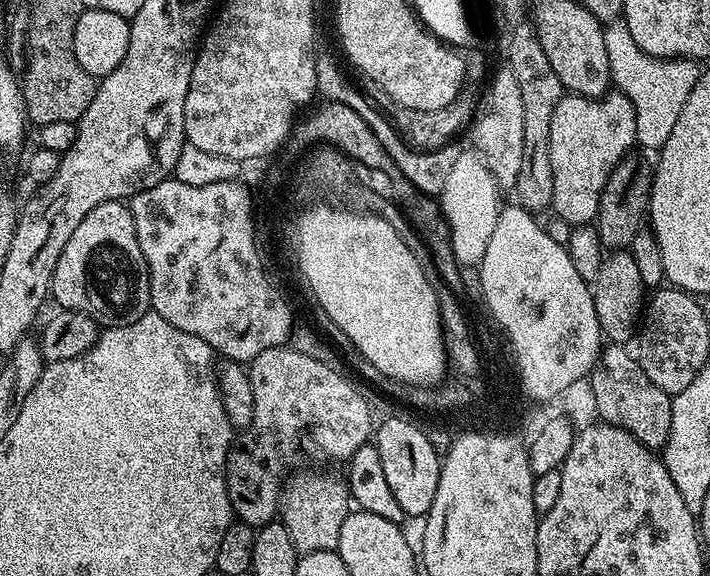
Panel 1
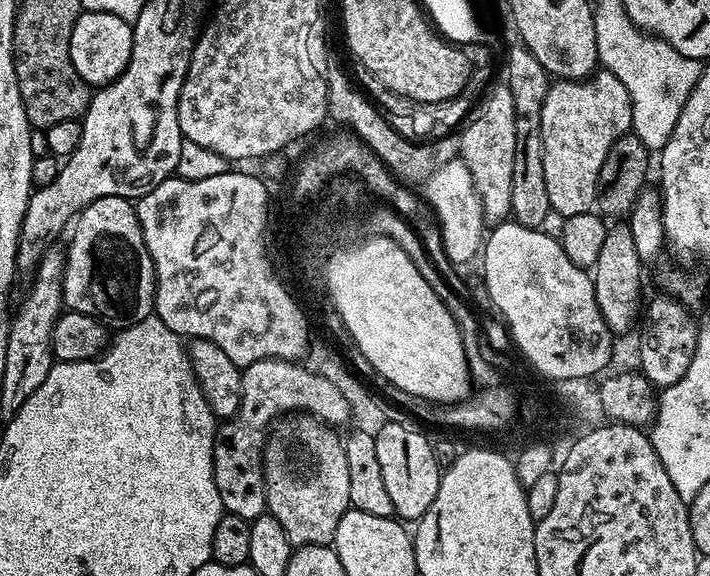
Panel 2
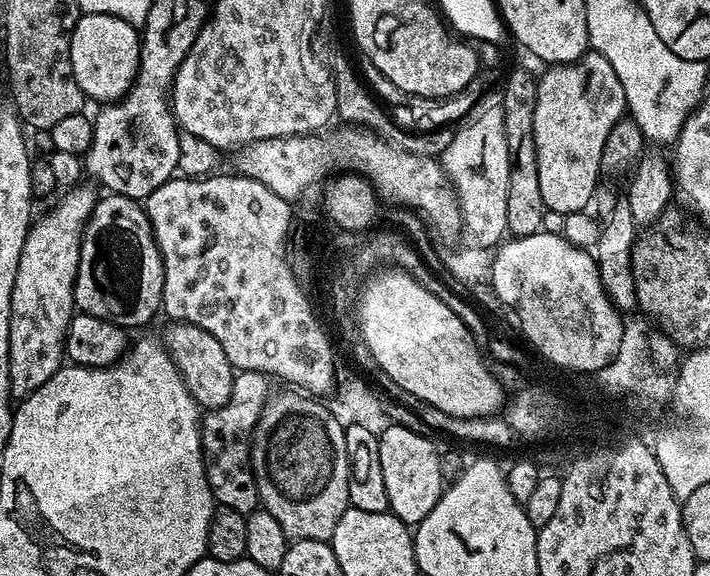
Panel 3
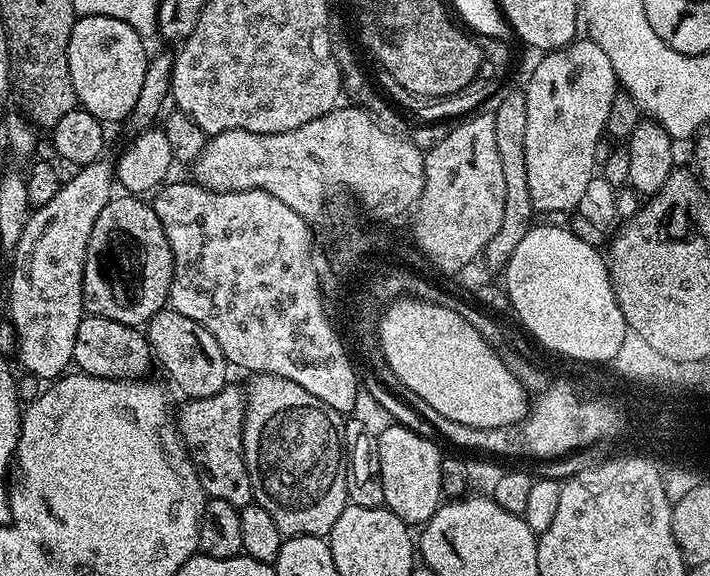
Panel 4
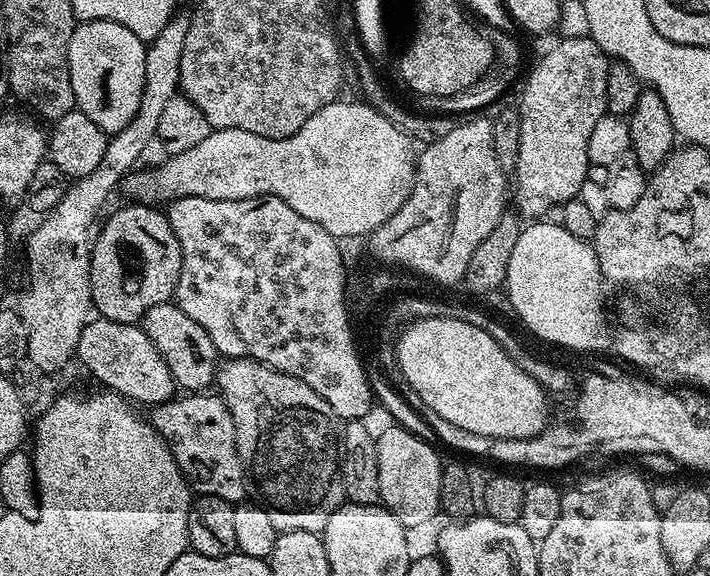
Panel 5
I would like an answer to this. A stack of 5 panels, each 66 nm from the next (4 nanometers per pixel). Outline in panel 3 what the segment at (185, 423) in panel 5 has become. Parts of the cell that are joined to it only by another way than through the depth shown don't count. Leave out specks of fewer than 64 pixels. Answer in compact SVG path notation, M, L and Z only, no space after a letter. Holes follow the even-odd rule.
M237 371L232 378L232 396L226 406L203 413L200 437L204 447L204 465L217 505L242 513L257 511L256 479L252 473L252 431L270 395L269 377L263 372Z

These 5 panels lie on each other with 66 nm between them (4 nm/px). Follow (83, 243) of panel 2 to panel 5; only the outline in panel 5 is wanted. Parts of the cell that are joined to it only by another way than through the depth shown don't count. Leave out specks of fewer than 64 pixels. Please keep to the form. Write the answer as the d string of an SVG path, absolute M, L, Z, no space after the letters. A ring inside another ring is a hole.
M128 202L125 208L112 212L104 225L99 225L91 241L90 290L93 309L103 319L135 324L150 306L167 304L176 295L178 278L182 274L182 246L170 226L167 215L148 202Z

